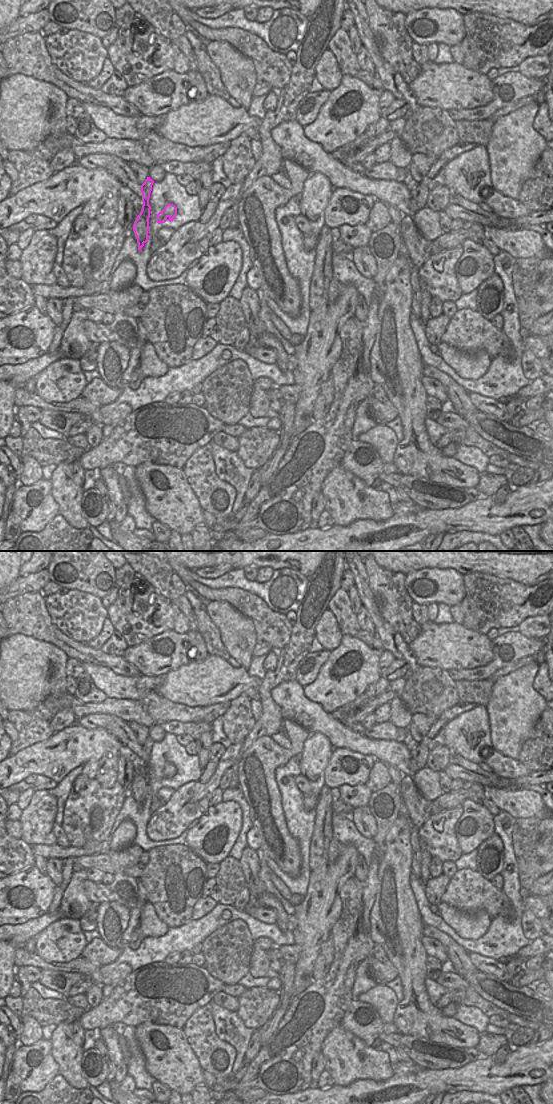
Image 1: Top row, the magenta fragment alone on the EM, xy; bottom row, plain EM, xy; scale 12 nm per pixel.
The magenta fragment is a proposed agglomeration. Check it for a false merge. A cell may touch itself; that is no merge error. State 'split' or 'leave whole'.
split

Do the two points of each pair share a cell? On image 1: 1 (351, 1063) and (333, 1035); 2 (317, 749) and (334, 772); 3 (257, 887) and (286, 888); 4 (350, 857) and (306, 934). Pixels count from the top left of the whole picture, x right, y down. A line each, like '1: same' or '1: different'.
1: same
2: different
3: different
4: same

